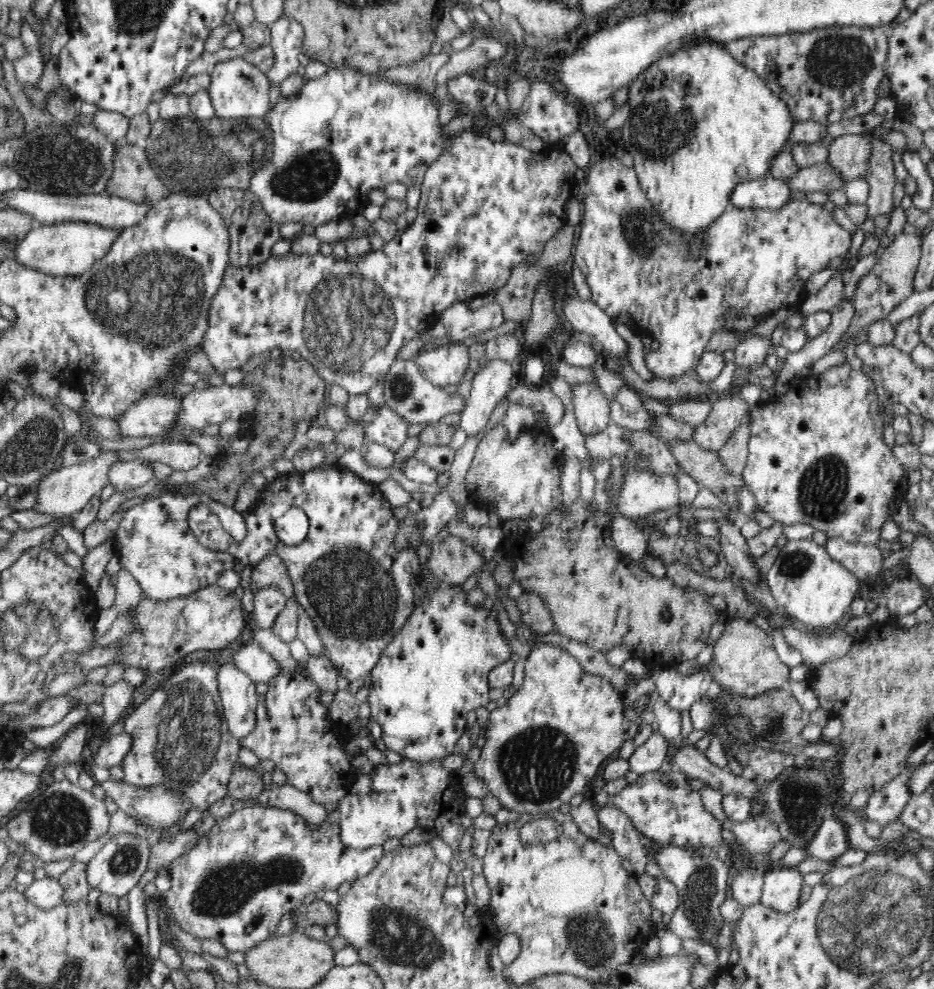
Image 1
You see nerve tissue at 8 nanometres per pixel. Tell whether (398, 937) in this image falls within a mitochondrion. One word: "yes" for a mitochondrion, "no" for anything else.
yes

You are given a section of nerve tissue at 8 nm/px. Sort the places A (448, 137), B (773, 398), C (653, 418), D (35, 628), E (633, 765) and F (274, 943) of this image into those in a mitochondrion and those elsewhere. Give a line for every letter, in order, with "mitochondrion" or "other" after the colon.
A: other
B: other
C: other
D: mitochondrion
E: other
F: other

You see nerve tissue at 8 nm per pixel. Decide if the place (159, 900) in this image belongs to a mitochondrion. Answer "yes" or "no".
no

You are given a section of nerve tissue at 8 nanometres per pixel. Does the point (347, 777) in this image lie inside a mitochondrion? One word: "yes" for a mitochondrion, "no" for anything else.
no

